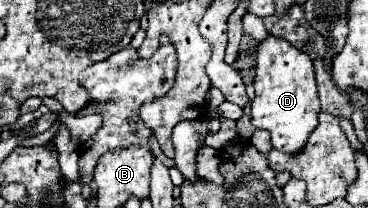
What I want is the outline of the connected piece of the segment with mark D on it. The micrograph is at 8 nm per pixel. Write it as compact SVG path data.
M269 35L257 51L255 99L251 103L251 123L255 129L271 133L271 145L283 153L301 153L309 135L317 127L321 101L313 71L313 59L287 41Z

